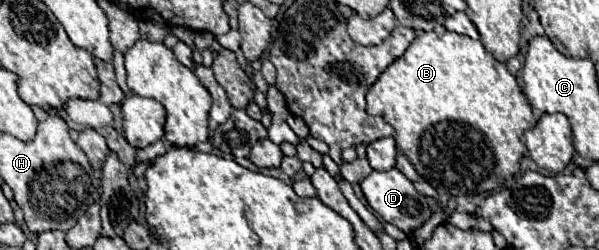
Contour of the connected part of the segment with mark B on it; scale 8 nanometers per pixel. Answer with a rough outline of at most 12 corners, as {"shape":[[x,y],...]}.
{"shape":[[419,33],[367,93],[449,195],[519,173],[537,121],[467,35]]}

